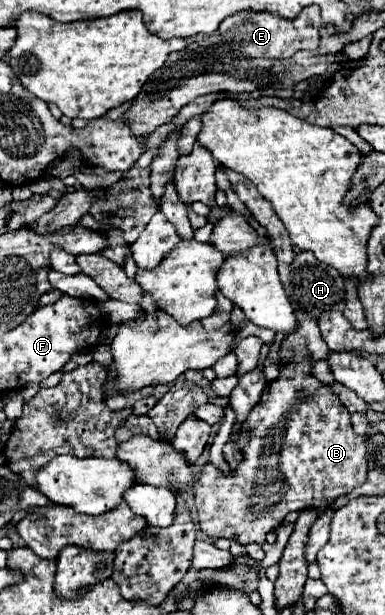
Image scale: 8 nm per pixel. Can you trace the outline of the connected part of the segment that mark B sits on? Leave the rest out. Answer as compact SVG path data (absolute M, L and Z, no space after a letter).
M291 299L295 317L299 327L295 333L287 335L279 349L279 361L283 363L279 379L269 383L263 391L261 401L253 407L243 425L245 431L251 431L247 445L241 449L243 461L231 469L231 473L223 473L213 463L203 465L197 481L193 483L193 497L197 507L197 517L201 531L211 539L235 539L241 545L247 543L265 543L265 535L275 531L287 513L301 509L321 509L325 511L339 495L351 493L367 479L367 443L363 437L355 437L351 427L351 417L339 397L331 387L323 383L287 383L293 379L305 379L311 373L311 365L315 361L323 361L329 357L327 343L319 337L317 319L311 319L305 311L299 311L295 299Z

